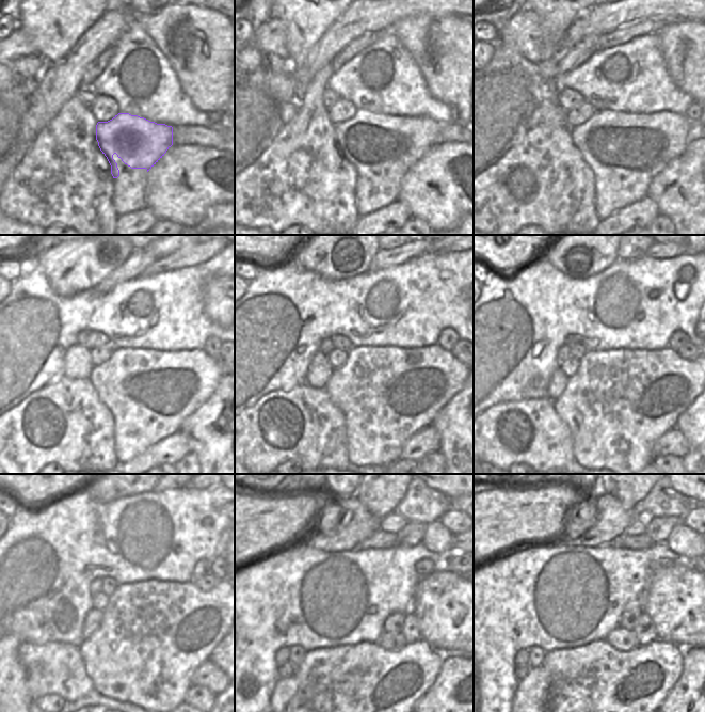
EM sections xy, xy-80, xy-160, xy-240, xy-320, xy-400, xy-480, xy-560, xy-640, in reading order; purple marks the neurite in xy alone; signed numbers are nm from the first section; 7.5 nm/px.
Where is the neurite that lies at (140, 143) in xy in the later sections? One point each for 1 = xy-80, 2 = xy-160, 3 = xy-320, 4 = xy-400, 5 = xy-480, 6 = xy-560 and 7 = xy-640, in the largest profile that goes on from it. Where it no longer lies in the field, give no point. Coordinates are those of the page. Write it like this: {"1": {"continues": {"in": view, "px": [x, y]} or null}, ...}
{"1": {"continues": {"in": "xy-80", "px": [396, 144]}}, "2": {"continues": {"in": "xy-160", "px": [643, 144]}}, "3": {"continues": {"in": "xy-320", "px": [413, 382]}}, "4": {"continues": {"in": "xy-400", "px": [659, 383]}}, "5": {"continues": {"in": "xy-480", "px": [178, 619]}}, "6": {"continues": {"in": "xy-560", "px": [451, 608]}}, "7": {"continues": {"in": "xy-640", "px": [688, 607]}}}

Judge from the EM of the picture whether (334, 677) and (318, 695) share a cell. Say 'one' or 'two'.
two

